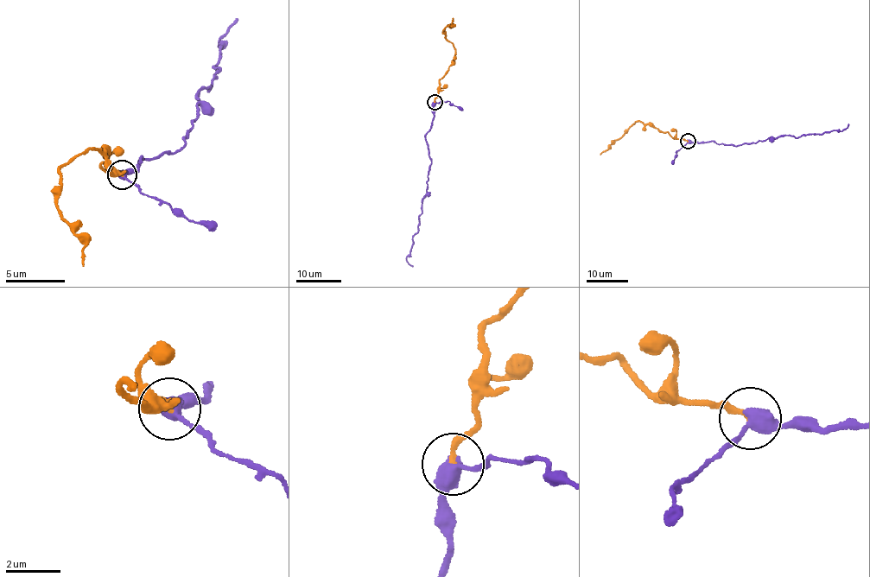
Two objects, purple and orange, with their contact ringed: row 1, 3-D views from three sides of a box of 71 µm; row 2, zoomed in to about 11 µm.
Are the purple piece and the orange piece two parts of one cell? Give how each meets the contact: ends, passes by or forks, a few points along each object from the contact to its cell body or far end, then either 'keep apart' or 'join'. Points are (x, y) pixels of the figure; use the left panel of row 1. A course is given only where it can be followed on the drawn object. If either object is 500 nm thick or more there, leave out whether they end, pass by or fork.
purple passes by; orange ends there; purple runs (122, 175), (142, 157), (186, 143), (199, 91), (221, 72), (214, 67), (223, 33), (237, 17); orange runs (122, 175), (101, 166), (105, 151), (83, 151), (59, 170), (55, 197), (82, 244), (82, 266); join

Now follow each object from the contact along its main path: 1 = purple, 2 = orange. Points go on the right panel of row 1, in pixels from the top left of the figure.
1: (687, 142), (711, 141), (738, 146), (771, 137), (799, 137), (842, 130), (848, 123)
2: (687, 142), (636, 120), (600, 154)

